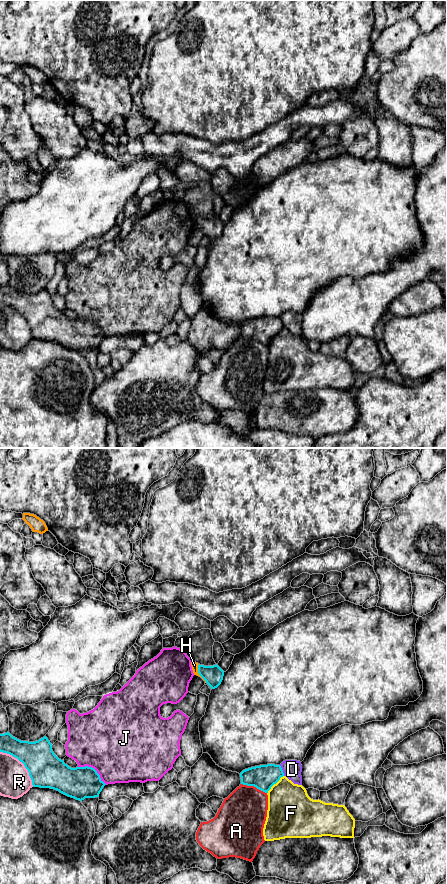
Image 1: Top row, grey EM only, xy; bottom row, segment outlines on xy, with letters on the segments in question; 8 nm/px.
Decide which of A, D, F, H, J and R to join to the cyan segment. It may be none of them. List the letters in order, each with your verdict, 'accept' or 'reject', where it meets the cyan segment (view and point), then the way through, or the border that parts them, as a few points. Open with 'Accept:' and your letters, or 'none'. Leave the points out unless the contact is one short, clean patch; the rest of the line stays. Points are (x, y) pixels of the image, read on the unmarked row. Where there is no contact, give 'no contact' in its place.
Accept: H
A: reject; contact xy (254, 338)
D: reject; contact xy (282, 322)
F: reject; contact xy (274, 335)
H: accept; contact xy (198, 224)
J: reject; contact xy (94, 321)
R: reject; contact xy (23, 315)

